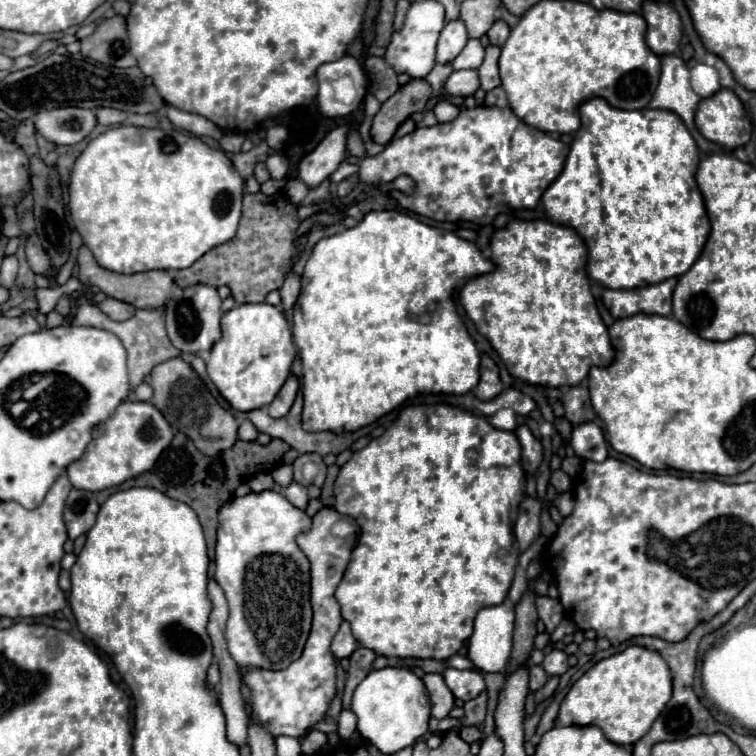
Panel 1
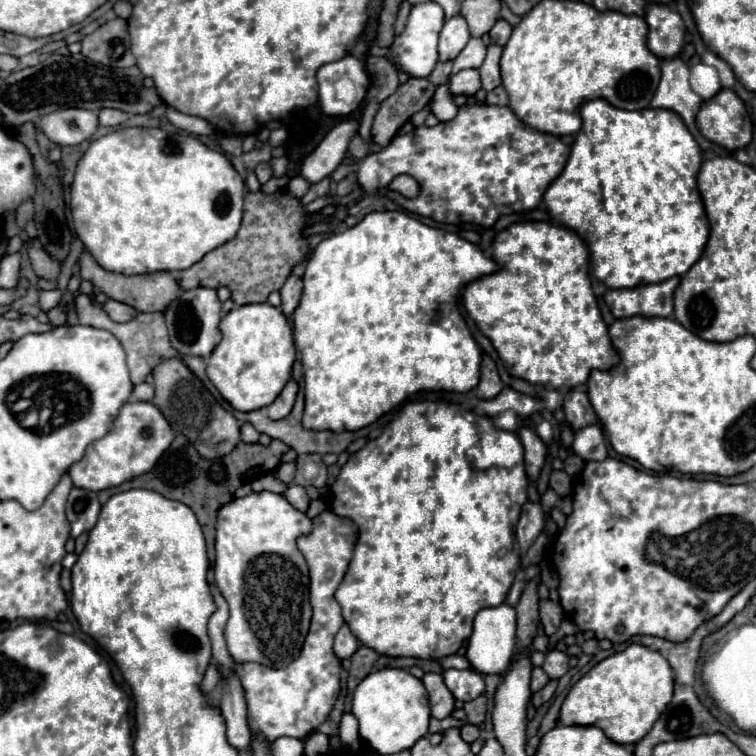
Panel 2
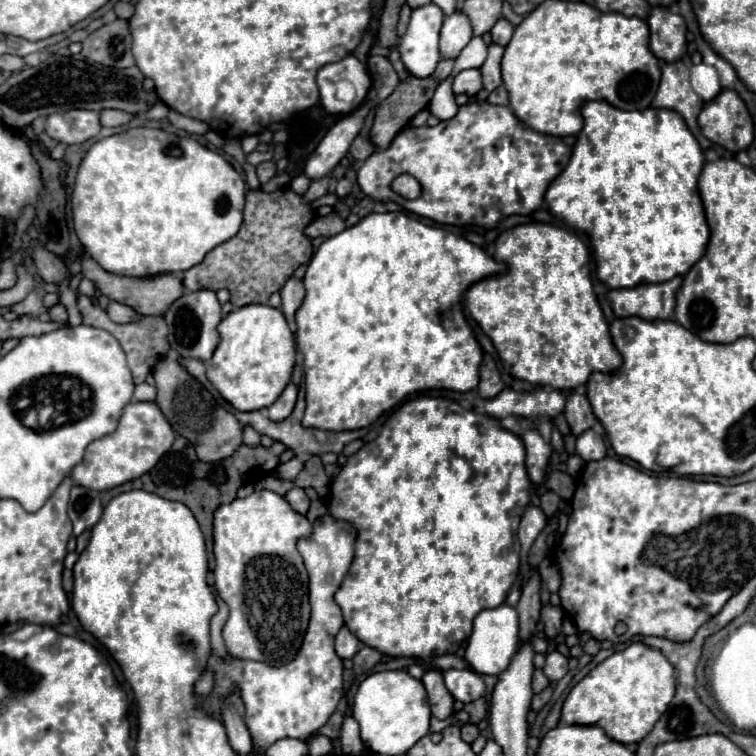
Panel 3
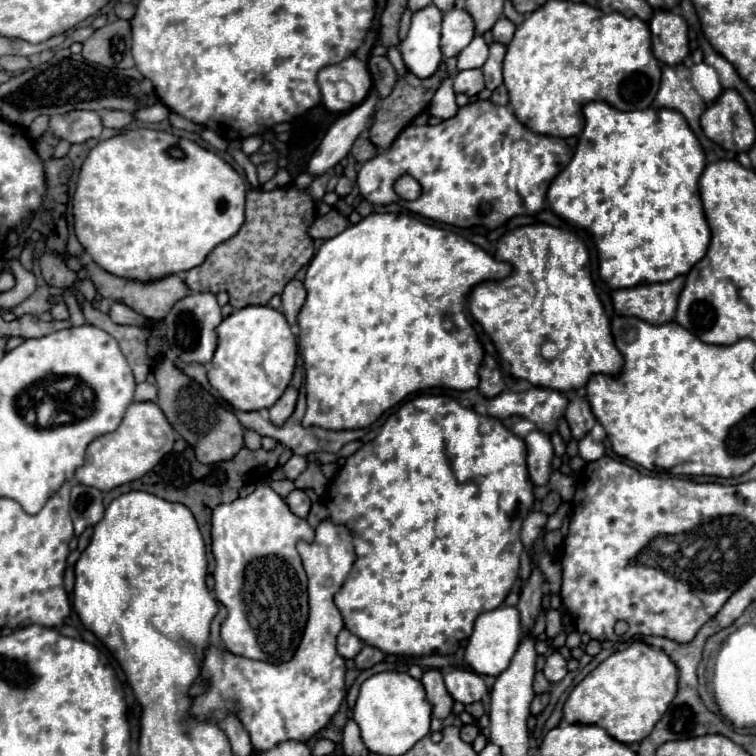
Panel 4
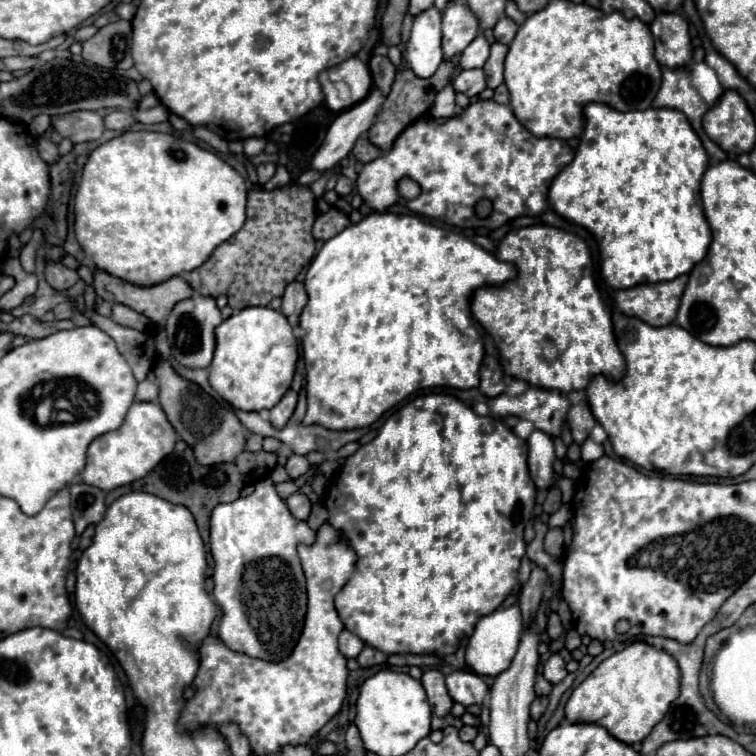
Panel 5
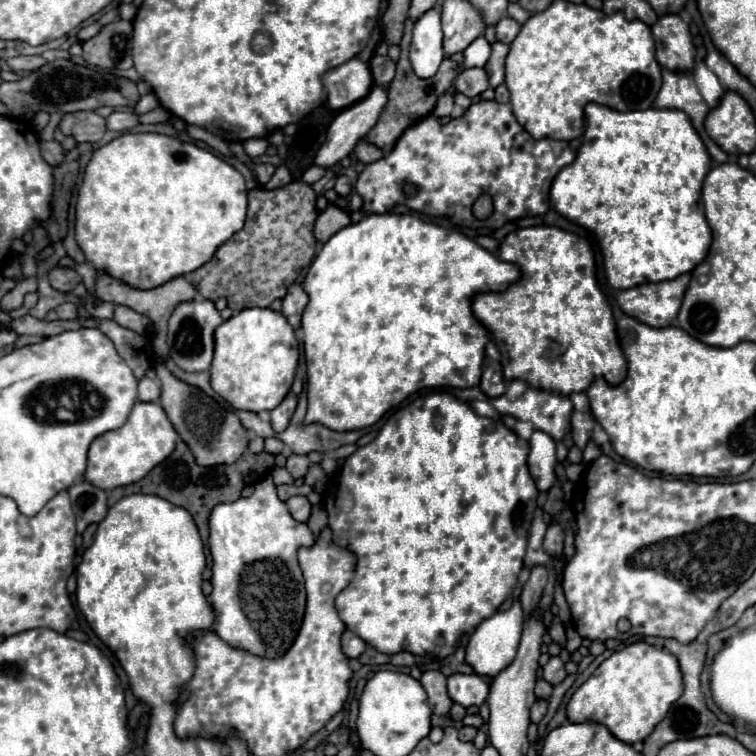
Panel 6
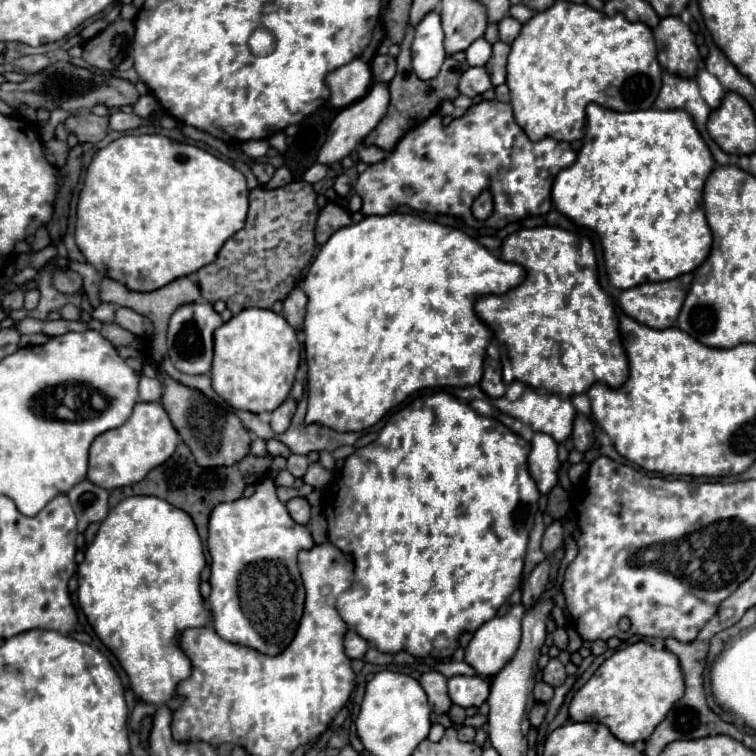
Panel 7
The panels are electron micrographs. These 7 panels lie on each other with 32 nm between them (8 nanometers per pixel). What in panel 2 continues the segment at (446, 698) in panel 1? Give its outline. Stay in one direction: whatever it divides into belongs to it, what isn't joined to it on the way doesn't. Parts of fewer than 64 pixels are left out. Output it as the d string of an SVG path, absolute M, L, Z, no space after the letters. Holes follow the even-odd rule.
M424 674L422 682L424 682L426 690L428 690L428 698L430 698L430 706L432 706L432 716L434 718L450 716L450 712L454 710L454 696L446 688L446 684L442 680L442 674Z

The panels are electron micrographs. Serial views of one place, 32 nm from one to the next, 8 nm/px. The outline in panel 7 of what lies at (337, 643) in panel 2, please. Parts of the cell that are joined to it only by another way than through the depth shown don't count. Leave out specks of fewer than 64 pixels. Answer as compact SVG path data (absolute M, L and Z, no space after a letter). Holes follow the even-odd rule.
M346 632L344 636L344 650L348 658L362 658L366 654L366 640L362 636L358 636L356 632Z

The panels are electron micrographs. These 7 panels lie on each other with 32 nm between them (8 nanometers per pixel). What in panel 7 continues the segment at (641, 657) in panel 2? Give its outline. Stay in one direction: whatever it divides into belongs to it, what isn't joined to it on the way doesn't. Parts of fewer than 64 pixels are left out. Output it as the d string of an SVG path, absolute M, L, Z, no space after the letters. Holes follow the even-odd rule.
M636 642L604 660L592 678L574 694L568 714L572 722L606 724L618 740L634 744L654 732L656 724L664 720L680 696L684 696L684 678L676 656L668 650L656 650L646 642Z

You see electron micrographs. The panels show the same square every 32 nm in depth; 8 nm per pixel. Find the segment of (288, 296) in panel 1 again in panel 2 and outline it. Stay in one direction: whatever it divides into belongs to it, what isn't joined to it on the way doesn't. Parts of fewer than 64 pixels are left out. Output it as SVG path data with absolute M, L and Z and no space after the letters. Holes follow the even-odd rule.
M290 274L286 284L280 288L280 296L282 296L282 312L290 318L292 312L296 310L296 304L300 302L302 296L302 280L296 274Z

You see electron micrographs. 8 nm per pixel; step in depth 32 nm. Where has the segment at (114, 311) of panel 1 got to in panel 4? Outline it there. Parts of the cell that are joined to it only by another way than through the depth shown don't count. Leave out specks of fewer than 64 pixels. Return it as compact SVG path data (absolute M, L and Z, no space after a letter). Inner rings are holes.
M114 302L110 306L110 312L108 316L116 322L116 324L144 324L146 318L142 318L138 312L134 312L132 308L128 308L126 304L120 304L120 302Z

